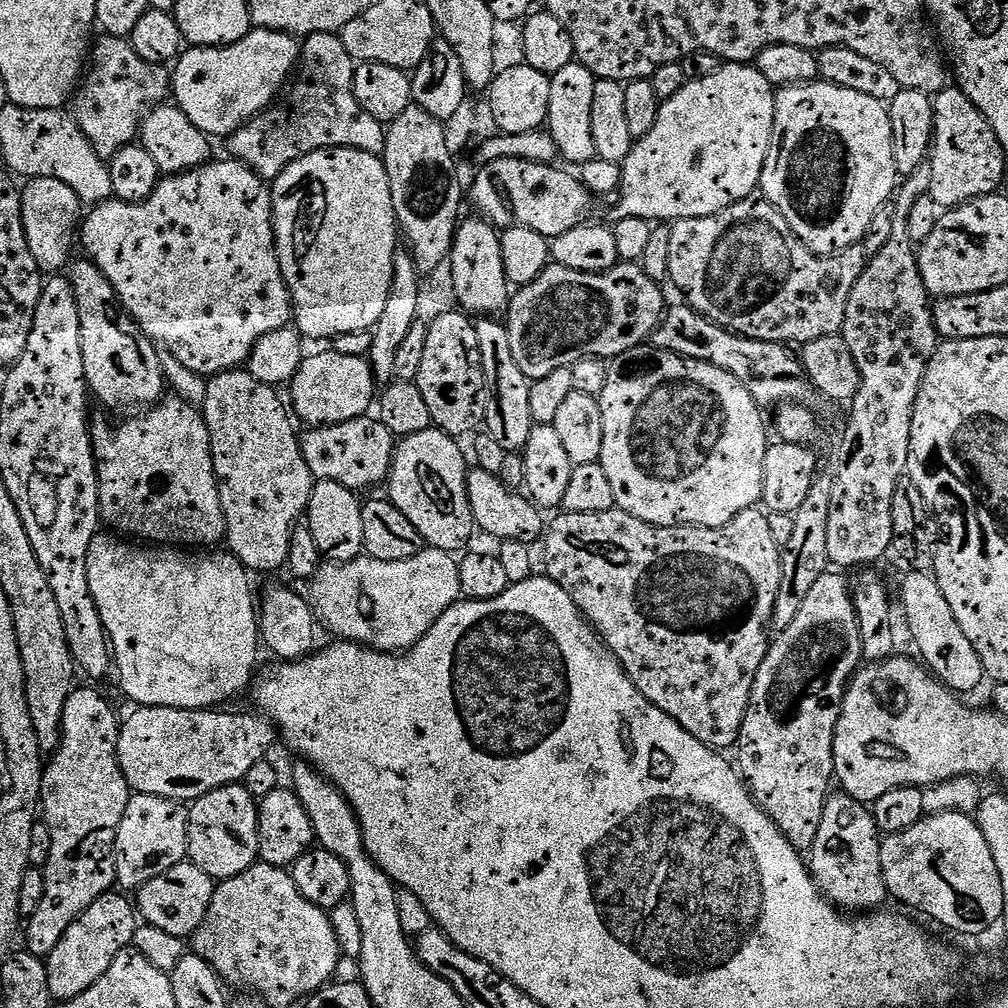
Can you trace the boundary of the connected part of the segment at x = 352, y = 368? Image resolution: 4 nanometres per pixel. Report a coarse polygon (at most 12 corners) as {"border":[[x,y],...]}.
{"border":[[303,357],[291,411],[308,426],[357,420],[378,385],[365,357]]}

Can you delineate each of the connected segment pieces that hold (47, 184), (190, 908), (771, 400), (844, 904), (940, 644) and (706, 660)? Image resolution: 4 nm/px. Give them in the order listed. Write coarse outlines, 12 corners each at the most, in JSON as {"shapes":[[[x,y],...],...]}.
{"shapes":[[[66,180],[22,192],[26,242],[48,274],[69,267],[82,205]],[[175,864],[138,889],[143,923],[188,938],[206,918],[212,877]],[[684,302],[650,340],[734,374],[764,410],[799,401],[791,347],[739,336]],[[829,795],[812,879],[841,910],[888,896],[865,801]],[[908,572],[900,600],[919,659],[944,687],[986,673],[932,574]],[[561,511],[548,579],[655,708],[740,739],[782,548]]]}

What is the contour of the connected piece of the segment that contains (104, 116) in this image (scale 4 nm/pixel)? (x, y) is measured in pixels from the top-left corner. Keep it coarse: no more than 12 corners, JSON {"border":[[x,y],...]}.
{"border":[[101,35],[74,119],[101,161],[170,96],[170,72]]}

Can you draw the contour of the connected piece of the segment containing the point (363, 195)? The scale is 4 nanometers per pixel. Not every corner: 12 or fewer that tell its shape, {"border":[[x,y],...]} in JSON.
{"border":[[298,158],[271,181],[294,328],[375,328],[398,225],[383,159]]}

